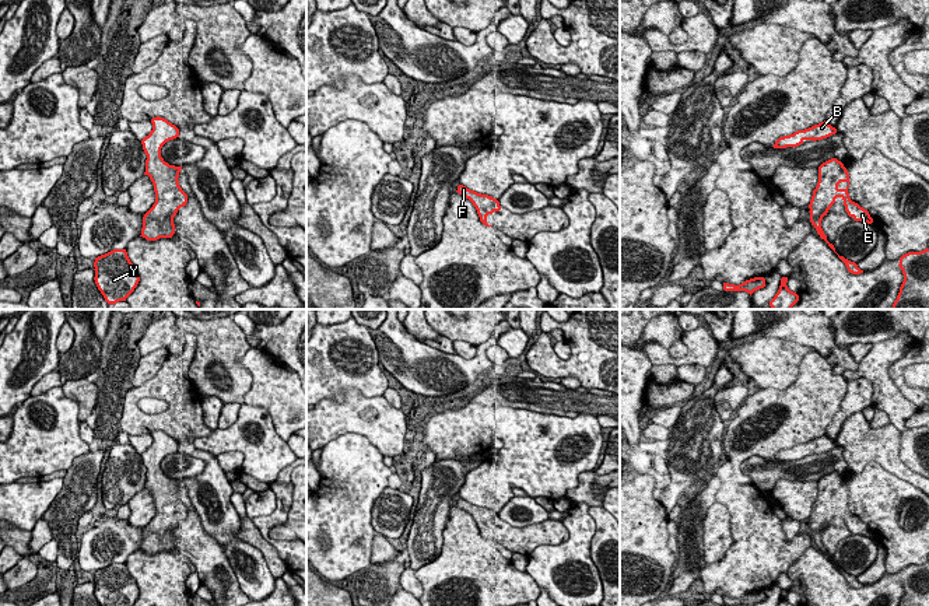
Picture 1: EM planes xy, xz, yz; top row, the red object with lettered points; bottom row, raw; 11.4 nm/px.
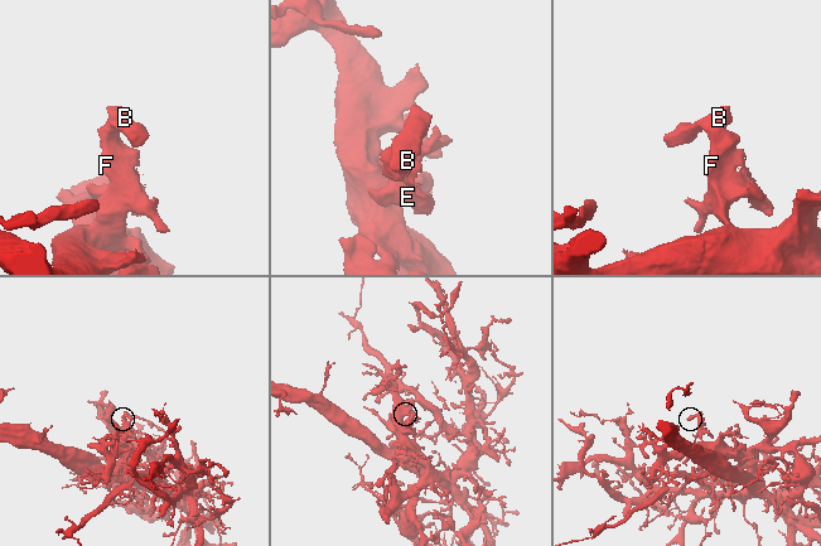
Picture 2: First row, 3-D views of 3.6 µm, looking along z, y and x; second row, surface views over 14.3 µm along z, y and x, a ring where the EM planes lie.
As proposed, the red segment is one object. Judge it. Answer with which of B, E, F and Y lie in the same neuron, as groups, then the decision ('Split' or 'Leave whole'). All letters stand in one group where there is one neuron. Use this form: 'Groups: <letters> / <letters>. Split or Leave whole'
Groups: B E F Y. Leave whole

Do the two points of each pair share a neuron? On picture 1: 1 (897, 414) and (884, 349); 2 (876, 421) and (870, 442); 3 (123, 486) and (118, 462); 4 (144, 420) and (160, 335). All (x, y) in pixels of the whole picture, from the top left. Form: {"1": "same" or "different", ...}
{"1": "same", "2": "different", "3": "same", "4": "different"}

